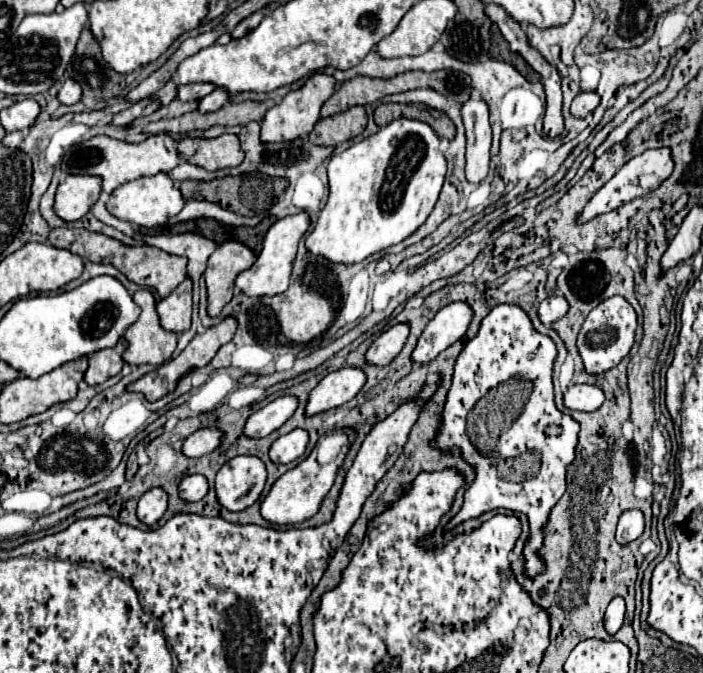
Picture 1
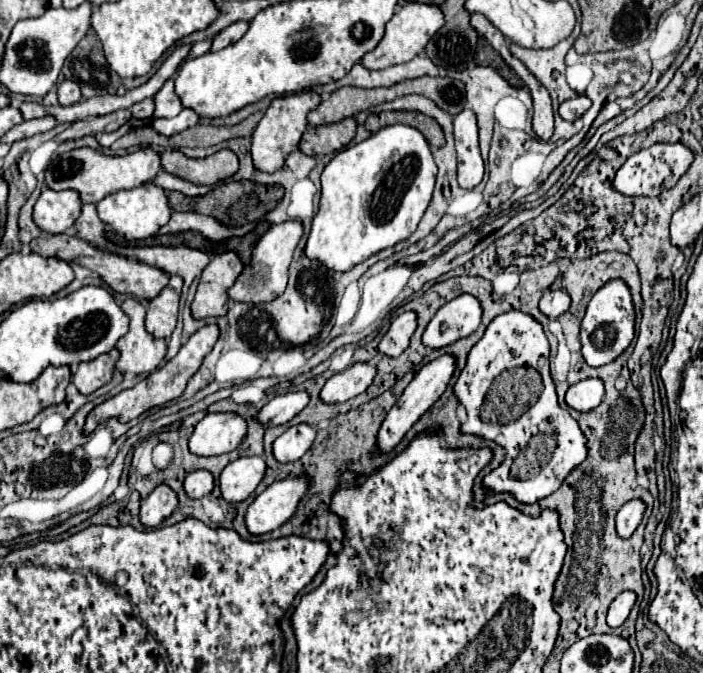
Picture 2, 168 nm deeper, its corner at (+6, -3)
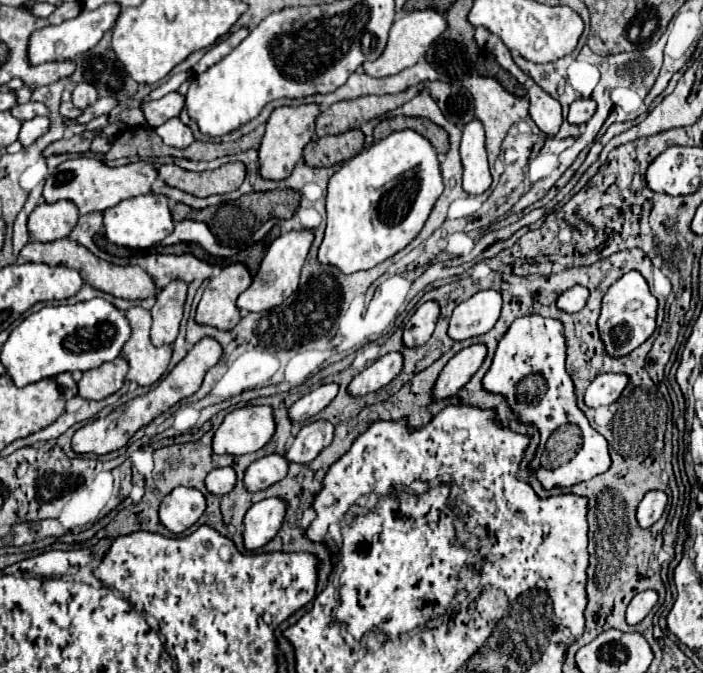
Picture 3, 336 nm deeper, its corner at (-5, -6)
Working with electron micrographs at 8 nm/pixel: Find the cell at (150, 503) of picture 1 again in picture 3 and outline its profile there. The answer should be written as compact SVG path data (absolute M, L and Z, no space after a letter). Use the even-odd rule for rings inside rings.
M175 487L161 503L159 519L171 533L183 533L205 513L207 501L193 487Z

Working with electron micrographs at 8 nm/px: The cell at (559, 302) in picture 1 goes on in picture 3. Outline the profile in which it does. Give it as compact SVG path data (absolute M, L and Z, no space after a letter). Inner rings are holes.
M575 285L575 287L567 289L567 291L565 291L565 293L559 297L557 307L559 307L561 311L575 313L575 311L581 311L581 309L585 307L587 299L589 299L589 291L587 291L587 287Z

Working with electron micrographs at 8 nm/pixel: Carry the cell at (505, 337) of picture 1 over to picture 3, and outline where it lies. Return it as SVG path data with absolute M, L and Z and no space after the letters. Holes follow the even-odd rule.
M527 315L513 321L507 335L499 341L499 347L493 357L493 365L483 379L483 387L491 393L501 393L507 397L509 405L517 417L525 423L535 423L541 431L541 443L531 463L531 469L537 473L537 479L545 489L555 485L571 487L575 483L587 481L599 473L605 473L611 467L611 457L607 441L599 435L577 407L575 385L565 371L567 341L563 337L563 323L559 319L545 319L541 315ZM541 375L547 383L547 391L541 393L533 403L517 401L517 385L525 377Z

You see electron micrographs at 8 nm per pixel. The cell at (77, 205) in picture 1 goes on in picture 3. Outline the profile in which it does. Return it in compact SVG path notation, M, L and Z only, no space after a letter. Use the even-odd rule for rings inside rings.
M59 201L53 205L41 203L37 205L27 221L29 237L31 241L57 241L69 235L69 231L75 227L79 219L79 211L71 201Z

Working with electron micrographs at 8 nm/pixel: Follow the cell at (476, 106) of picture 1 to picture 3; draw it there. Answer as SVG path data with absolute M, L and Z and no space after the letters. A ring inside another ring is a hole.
M477 119L467 123L463 129L461 163L463 163L463 189L471 195L485 193L491 187L491 173L485 151L485 131Z

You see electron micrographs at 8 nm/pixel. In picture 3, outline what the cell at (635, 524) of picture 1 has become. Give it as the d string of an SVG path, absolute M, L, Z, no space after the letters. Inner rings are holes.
M657 489L649 491L643 497L641 505L637 507L637 521L639 521L639 525L643 529L651 527L655 521L659 521L659 517L665 511L665 507L667 507L667 495L663 491L657 491Z

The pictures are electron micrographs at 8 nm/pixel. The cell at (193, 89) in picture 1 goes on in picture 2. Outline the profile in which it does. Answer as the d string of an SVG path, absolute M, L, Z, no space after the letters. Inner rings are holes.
M166 80L162 90L154 96L156 100L156 112L154 116L156 118L170 118L170 116L176 116L184 106L180 104L180 98L176 96L174 92L174 80Z

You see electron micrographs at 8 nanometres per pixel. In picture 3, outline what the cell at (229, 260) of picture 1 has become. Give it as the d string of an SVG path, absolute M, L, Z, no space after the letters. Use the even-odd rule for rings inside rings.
M235 263L225 266L205 287L197 305L195 321L217 327L221 331L231 331L241 319L235 301L251 283L252 275L245 265Z

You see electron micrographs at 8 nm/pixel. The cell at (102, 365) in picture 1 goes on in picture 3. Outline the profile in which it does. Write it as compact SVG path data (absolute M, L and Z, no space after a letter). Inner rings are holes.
M119 355L115 361L109 361L97 369L85 371L81 381L77 383L79 395L83 399L91 399L91 401L101 401L101 399L113 395L125 383L127 369L129 369L129 365L127 365L125 357Z

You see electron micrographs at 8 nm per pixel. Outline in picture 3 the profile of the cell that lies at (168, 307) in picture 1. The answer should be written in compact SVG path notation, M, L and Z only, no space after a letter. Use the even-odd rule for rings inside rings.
M171 281L157 295L157 301L151 309L153 325L151 325L151 343L155 347L173 343L179 331L179 323L183 317L183 305L187 297L187 283Z

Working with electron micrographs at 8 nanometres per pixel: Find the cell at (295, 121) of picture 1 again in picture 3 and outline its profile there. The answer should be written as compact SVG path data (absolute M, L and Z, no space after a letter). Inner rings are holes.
M299 105L299 107L279 107L267 119L267 129L259 147L259 175L263 179L281 181L287 179L301 159L303 147L311 141L315 133L315 119L319 117L317 105Z

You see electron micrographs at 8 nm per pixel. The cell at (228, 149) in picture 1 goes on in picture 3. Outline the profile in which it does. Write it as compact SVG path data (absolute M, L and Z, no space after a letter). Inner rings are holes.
M227 163L213 171L193 173L185 171L177 165L161 165L157 179L165 181L169 187L179 187L195 197L209 197L209 195L223 195L235 191L245 179L245 165L243 163Z

